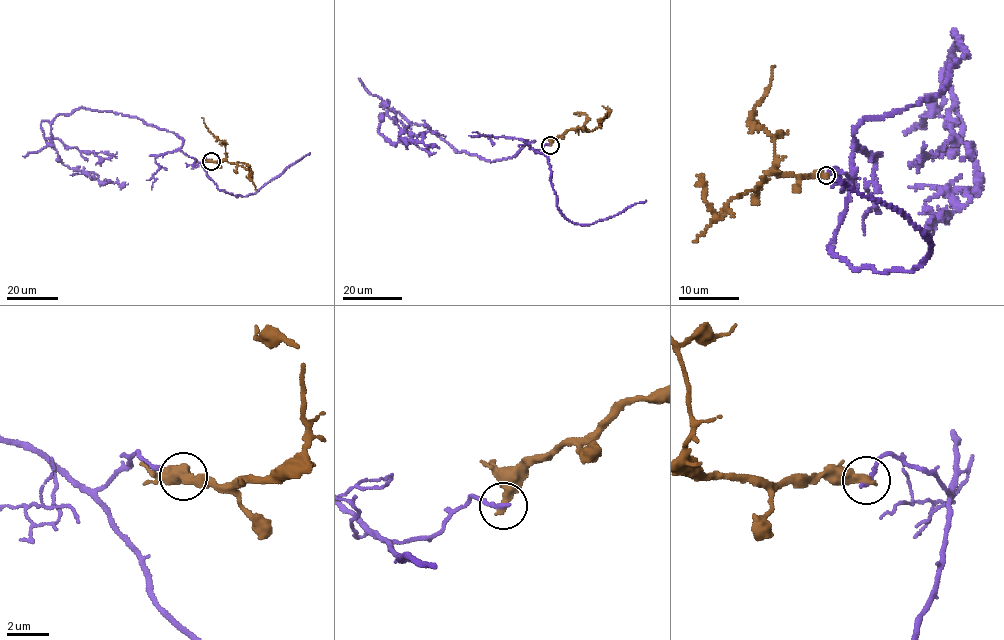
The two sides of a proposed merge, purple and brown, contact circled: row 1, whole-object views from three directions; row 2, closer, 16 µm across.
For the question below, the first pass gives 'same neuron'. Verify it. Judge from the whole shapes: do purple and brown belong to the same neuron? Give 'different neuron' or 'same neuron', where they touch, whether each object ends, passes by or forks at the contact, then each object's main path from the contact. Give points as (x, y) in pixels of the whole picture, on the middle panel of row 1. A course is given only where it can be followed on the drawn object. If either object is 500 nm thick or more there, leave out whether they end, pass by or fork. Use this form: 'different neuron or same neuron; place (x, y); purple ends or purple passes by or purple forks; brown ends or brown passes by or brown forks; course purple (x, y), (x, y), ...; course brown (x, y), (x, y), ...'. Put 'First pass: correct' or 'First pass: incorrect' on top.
First pass: incorrect
different neuron; place (550, 145); purple ends; brown ends; course purple (550, 145), (521, 139), (513, 156), (487, 161), (398, 112), (379, 114), (391, 143), (439, 148); course brown (550, 145), (567, 131), (578, 127), (592, 131), (600, 127), (599, 122), (609, 113), (601, 106)

